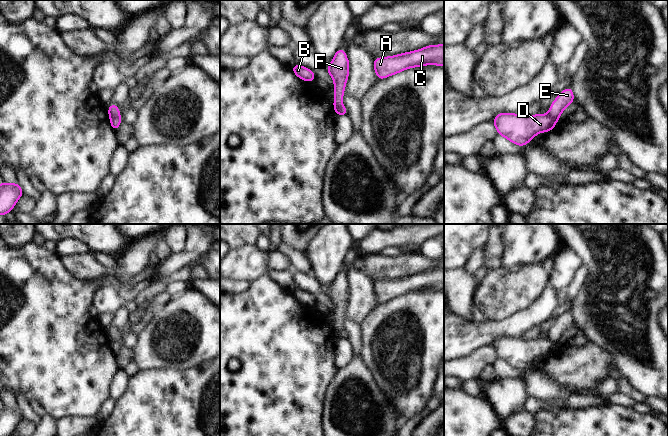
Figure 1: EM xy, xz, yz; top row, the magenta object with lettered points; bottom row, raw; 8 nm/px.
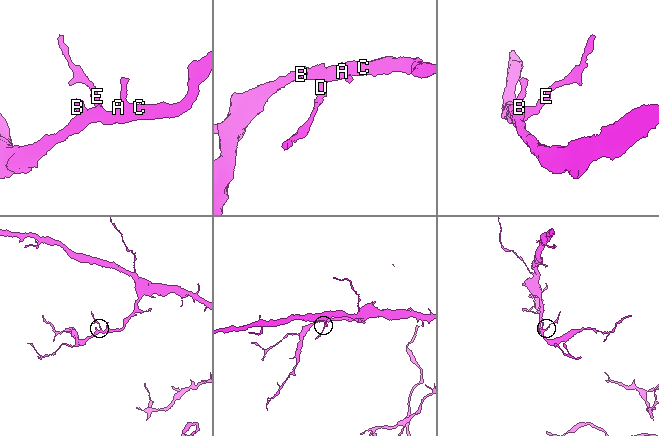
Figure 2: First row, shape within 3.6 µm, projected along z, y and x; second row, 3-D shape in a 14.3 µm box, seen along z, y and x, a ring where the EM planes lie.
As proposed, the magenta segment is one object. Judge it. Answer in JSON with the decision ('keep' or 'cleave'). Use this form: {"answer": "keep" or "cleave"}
{"answer": "cleave"}

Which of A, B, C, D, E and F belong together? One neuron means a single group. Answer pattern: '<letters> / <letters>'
A B C D F / E

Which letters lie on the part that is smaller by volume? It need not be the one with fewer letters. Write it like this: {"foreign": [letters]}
{"foreign": ["E"]}

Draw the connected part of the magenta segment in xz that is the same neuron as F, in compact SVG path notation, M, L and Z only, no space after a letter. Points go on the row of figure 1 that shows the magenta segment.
M340 48L334 55L332 63L325 69L334 80L334 108L342 106L345 84L349 76L349 59L345 55L345 49Z

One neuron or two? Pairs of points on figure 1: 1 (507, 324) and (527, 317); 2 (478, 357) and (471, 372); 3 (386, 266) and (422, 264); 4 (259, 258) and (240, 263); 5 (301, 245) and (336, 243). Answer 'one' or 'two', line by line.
1: one
2: one
3: one
4: one
5: two

